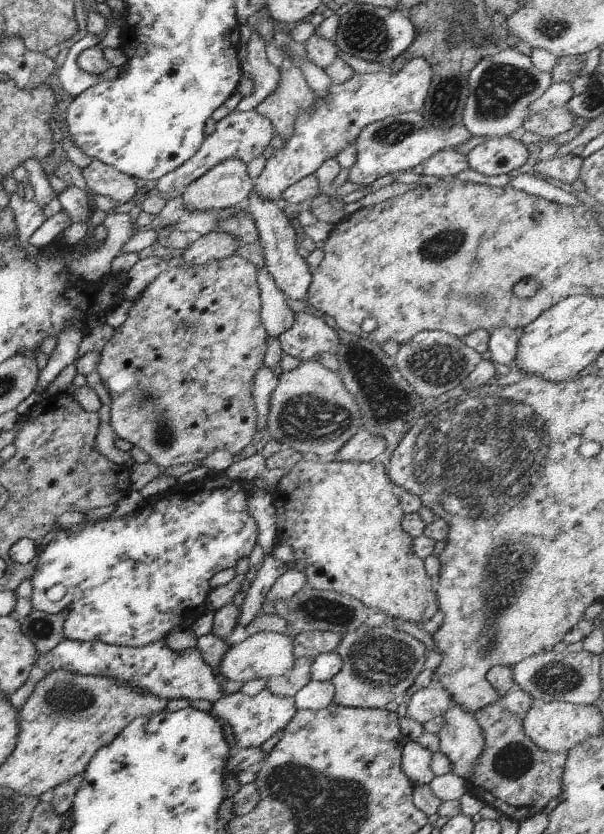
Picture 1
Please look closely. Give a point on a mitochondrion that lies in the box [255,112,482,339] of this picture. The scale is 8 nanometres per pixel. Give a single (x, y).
(438, 252)

